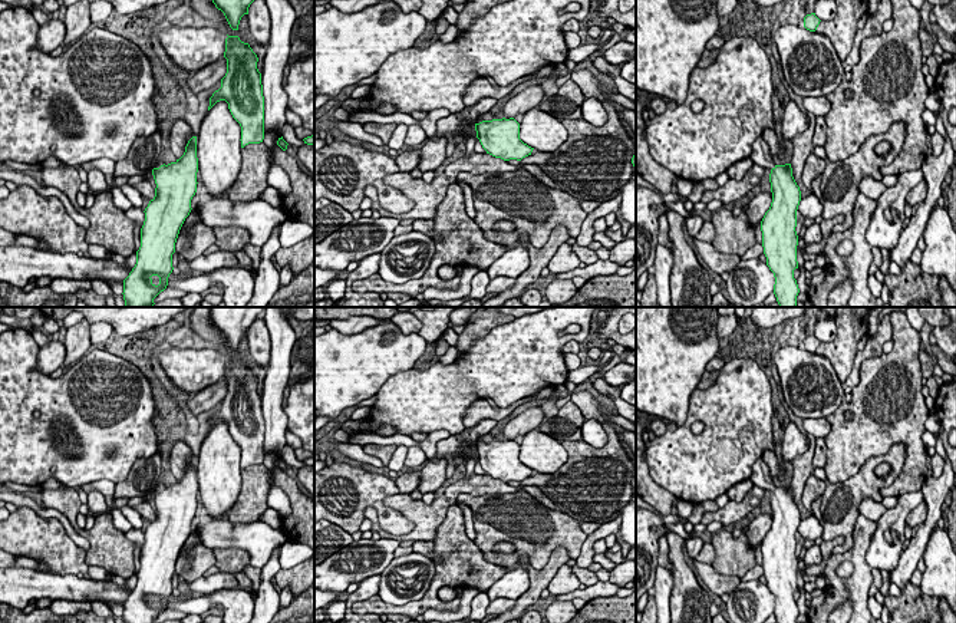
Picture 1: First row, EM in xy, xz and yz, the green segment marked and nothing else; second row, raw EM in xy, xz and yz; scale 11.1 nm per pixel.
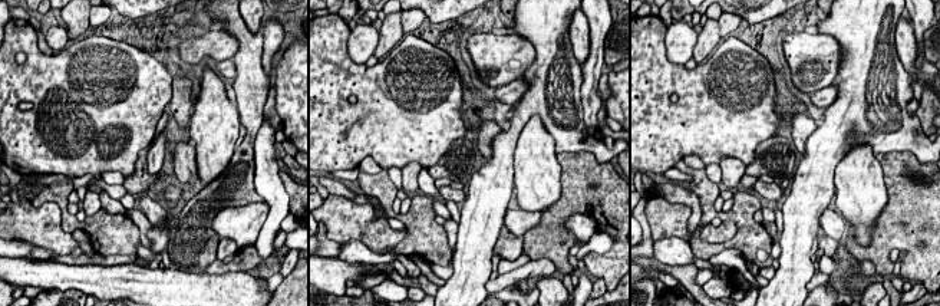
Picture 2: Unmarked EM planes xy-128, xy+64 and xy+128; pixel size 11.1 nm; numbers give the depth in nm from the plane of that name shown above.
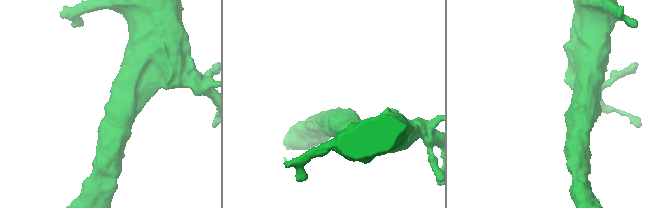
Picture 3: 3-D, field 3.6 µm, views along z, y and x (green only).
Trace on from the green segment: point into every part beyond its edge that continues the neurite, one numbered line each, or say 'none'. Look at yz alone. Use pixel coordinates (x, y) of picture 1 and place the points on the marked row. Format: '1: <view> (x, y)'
1: yz (761, 155)

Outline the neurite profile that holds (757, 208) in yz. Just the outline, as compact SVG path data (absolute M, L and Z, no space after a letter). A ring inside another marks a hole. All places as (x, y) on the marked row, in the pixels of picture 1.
M759 192L752 201L746 204L746 215L752 227L756 227L762 221L765 212L771 207L771 202L772 192Z

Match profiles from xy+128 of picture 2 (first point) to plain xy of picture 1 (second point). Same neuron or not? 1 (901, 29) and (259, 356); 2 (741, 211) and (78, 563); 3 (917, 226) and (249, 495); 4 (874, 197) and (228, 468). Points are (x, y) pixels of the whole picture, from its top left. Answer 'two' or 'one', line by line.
1: one
2: two
3: one
4: one

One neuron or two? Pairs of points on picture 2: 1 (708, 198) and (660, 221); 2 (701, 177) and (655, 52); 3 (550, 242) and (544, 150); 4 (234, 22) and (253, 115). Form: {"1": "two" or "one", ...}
{"1": "two", "2": "two", "3": "two", "4": "one"}

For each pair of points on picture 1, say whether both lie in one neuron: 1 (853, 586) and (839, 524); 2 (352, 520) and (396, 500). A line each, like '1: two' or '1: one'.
1: two
2: two

